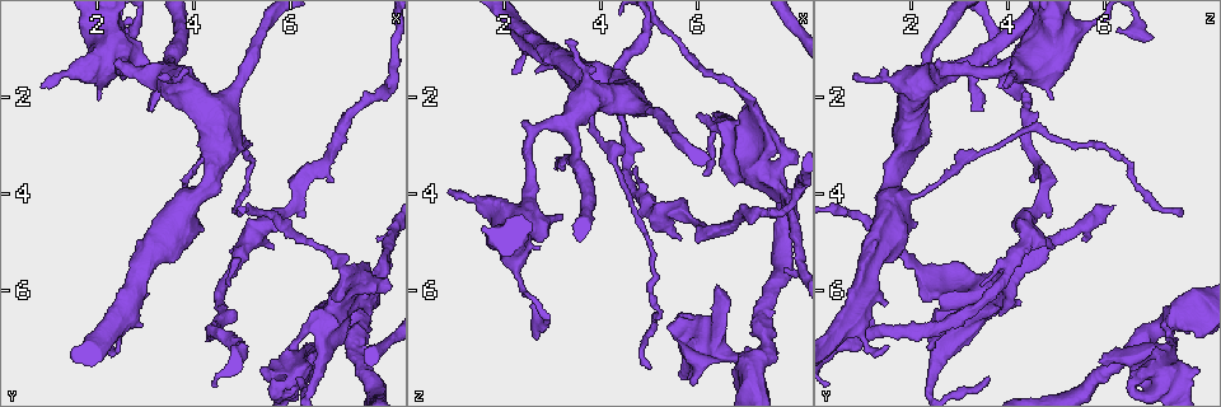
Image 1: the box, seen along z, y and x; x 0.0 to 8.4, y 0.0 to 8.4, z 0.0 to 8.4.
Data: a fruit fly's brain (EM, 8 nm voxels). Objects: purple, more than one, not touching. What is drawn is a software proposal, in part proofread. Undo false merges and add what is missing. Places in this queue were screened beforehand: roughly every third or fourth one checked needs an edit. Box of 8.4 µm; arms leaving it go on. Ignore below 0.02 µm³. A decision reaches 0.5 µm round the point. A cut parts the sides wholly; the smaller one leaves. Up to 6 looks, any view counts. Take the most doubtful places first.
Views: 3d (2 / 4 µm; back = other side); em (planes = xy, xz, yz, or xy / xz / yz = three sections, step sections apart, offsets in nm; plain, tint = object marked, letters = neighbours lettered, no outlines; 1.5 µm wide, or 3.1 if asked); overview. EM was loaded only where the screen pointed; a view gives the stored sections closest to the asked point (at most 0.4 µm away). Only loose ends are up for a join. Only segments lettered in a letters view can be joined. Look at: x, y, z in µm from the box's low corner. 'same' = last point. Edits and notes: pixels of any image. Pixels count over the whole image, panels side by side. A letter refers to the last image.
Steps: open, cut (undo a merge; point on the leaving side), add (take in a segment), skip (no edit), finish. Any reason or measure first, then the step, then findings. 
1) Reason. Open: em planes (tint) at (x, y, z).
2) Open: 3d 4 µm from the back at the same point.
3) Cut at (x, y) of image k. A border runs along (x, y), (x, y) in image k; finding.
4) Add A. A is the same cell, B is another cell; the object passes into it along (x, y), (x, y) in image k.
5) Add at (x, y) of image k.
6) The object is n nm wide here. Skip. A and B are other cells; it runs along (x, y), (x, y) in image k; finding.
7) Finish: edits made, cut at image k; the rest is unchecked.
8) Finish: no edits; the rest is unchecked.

Three arms meet. Open: em yz step 4 (tint) at (7.10, 6.80, 7.40).

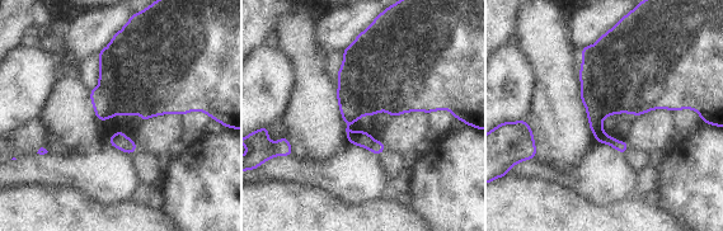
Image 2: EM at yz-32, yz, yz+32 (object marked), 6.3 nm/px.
Cut it another way. Open: em planes (tint) at the same point.

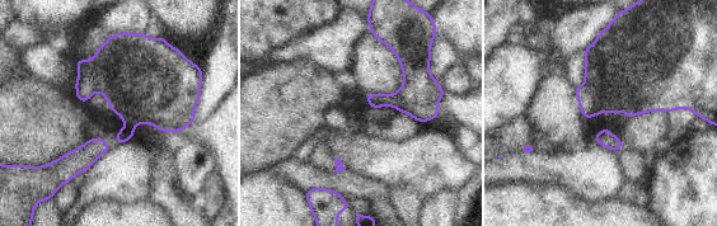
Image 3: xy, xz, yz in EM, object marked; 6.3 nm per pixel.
Open: em planes (letters) at the same point.

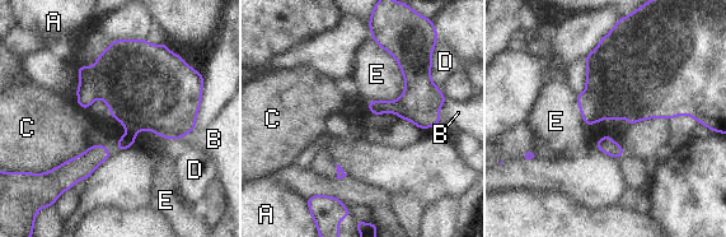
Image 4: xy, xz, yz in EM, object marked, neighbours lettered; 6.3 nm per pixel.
Cut at (125, 142) of image 4. A, B, C, D and E are other cells; a border runs along (127, 134), (131, 136) in image 4; a second neuron is stuck on.

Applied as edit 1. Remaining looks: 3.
See it whole again. Open: overview.

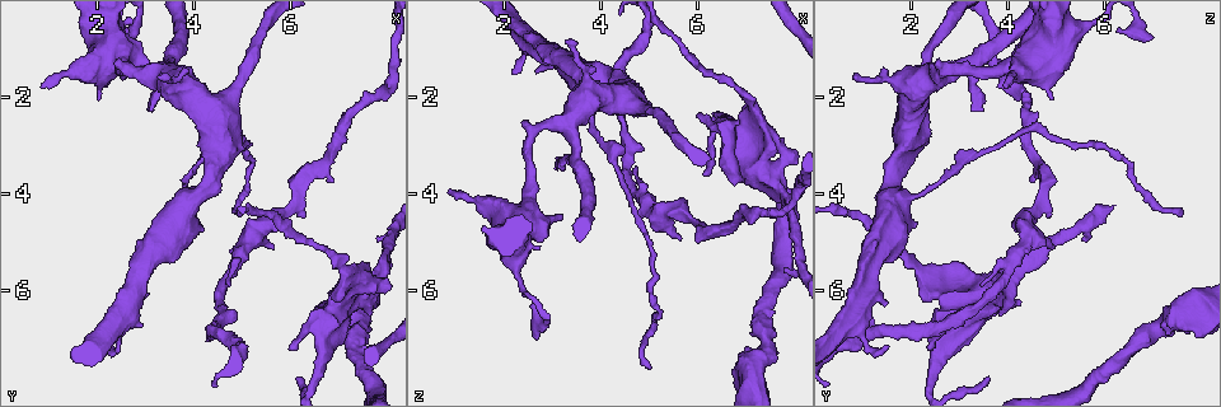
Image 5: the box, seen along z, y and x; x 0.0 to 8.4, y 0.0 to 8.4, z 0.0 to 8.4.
Open: 3d 2 µm at (5.70, 5.10, 5.00).

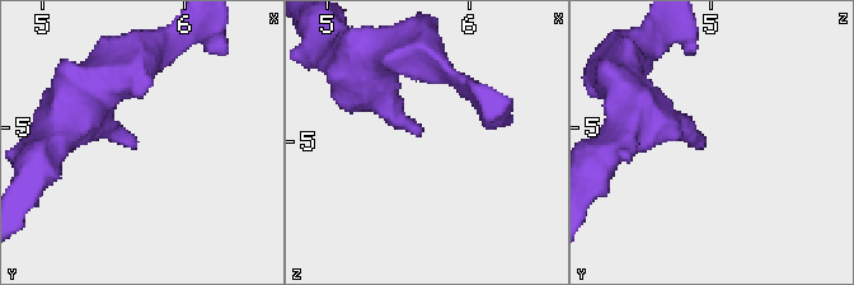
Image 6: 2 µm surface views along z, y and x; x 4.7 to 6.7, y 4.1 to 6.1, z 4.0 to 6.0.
Open: em planes (letters) at (5.62, 5.12, 4.98).

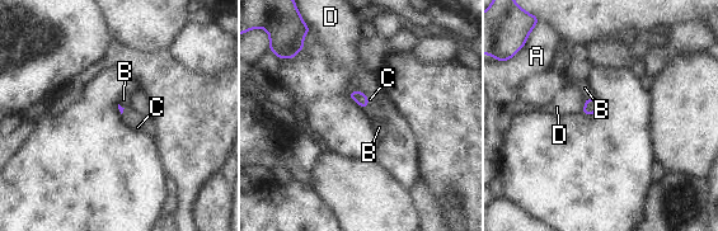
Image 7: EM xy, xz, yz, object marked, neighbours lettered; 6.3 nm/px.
The longest contact is with D, 100 nm. Add C. C is the same cell, A, B and D are other cells; the object passes into it along (356, 95), (367, 104), (374, 109) in image 7; it goes on there.

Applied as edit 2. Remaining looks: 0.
Finish: edits made, cut at image 4, add at image 7; the rest is unchecked.

